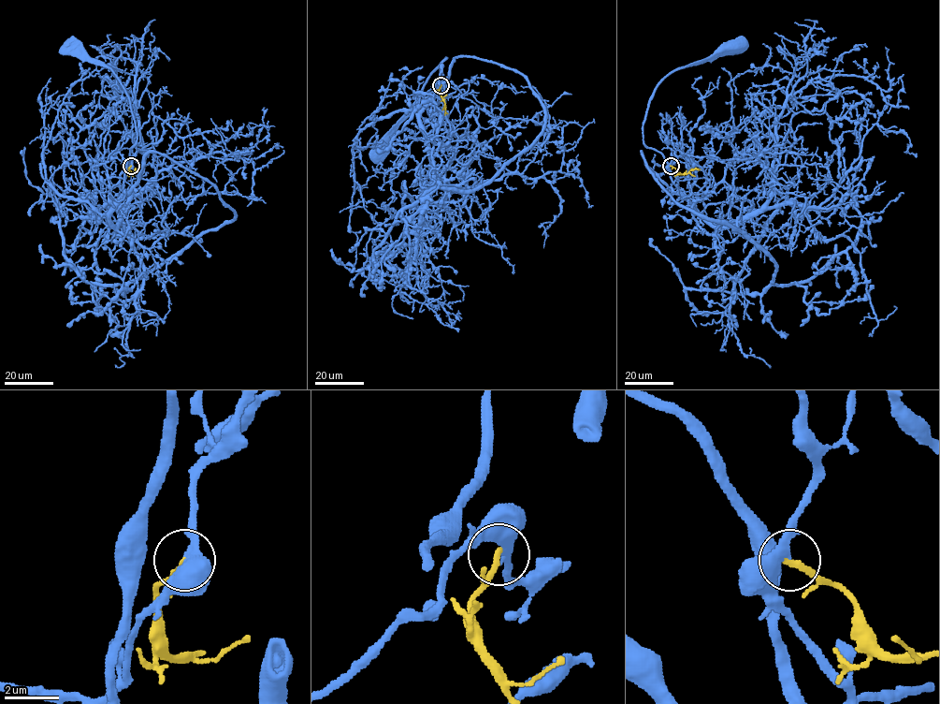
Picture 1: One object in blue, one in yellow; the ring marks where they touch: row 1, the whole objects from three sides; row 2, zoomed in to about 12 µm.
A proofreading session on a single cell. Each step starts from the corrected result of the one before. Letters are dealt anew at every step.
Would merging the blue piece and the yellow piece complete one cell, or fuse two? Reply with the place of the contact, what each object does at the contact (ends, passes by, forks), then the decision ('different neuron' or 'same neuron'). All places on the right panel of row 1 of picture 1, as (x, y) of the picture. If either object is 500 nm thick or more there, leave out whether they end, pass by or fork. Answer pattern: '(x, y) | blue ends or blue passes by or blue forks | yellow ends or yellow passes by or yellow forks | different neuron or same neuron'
(671, 166) | blue passes by | yellow ends | different neuron

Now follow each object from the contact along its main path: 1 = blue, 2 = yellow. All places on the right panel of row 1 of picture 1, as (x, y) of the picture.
1: (670, 165), (670, 169), (665, 157), (649, 148), (643, 137), (655, 87), (669, 74), (732, 48)
2: (670, 165), (679, 174), (700, 168)

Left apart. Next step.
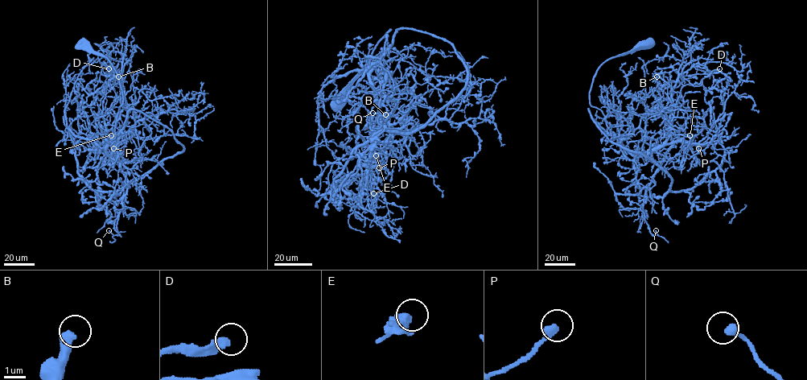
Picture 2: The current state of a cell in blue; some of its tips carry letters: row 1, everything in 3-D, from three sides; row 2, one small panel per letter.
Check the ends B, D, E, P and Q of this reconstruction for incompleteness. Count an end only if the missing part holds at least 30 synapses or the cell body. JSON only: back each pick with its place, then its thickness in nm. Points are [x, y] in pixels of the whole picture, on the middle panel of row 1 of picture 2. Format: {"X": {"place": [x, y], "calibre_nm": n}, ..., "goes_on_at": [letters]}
{"B": {"place": [385, 114], "calibre_nm": 500}, "D": {"place": [373, 193], "calibre_nm": 400}, "goes_on_at": ["B", "D"]}

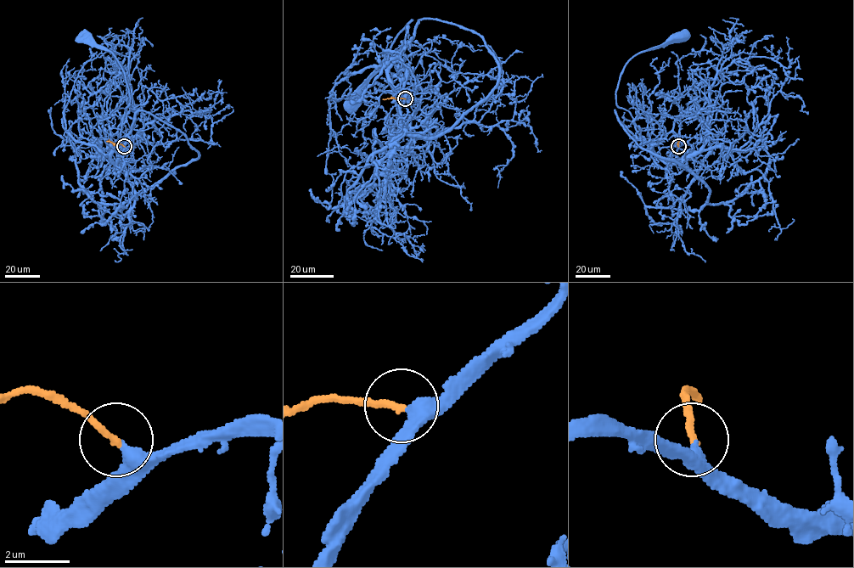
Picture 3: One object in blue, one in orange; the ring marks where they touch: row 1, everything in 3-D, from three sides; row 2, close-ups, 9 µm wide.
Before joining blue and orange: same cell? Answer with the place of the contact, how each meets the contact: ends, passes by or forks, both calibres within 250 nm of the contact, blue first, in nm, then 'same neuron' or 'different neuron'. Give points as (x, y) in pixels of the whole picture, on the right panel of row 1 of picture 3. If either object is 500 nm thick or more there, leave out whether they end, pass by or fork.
at (678, 146); blue ends there; orange ends there; 400 nm thick on the blue side, 200 nm on the other; same neuron

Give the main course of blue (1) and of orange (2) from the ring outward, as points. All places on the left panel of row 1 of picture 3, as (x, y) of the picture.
1: (124, 146), (113, 146), (121, 150), (115, 162), (110, 152), (130, 99), (125, 73), (87, 37)
2: (124, 146), (106, 141)

